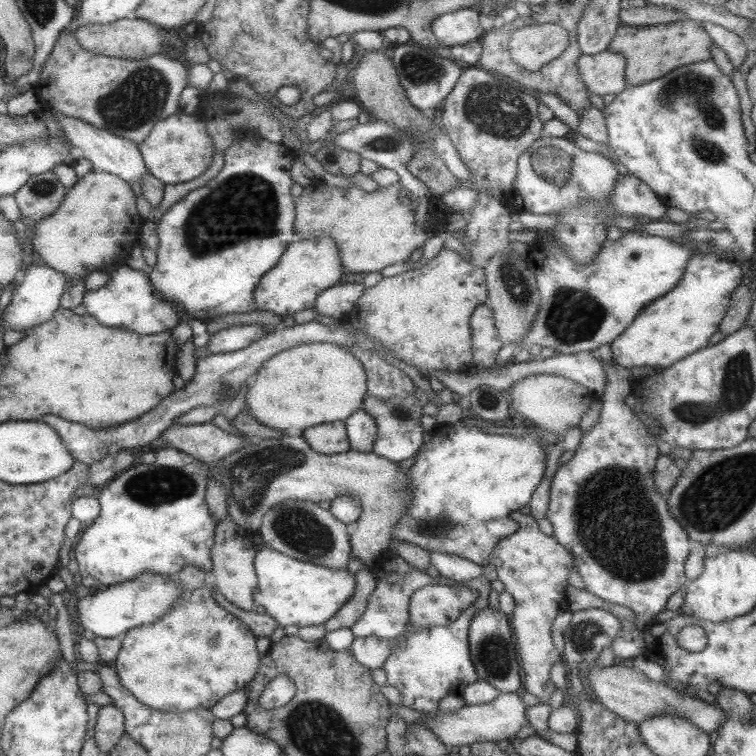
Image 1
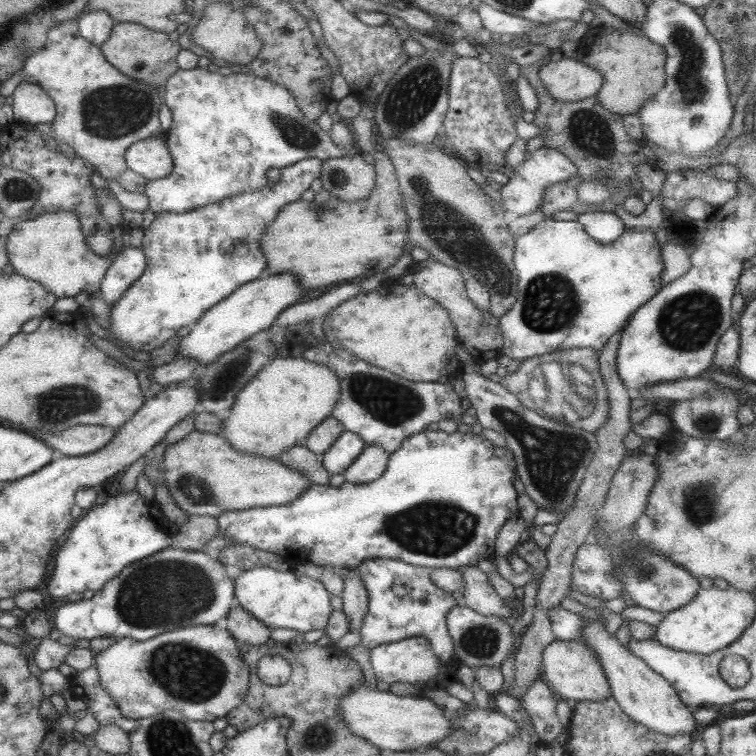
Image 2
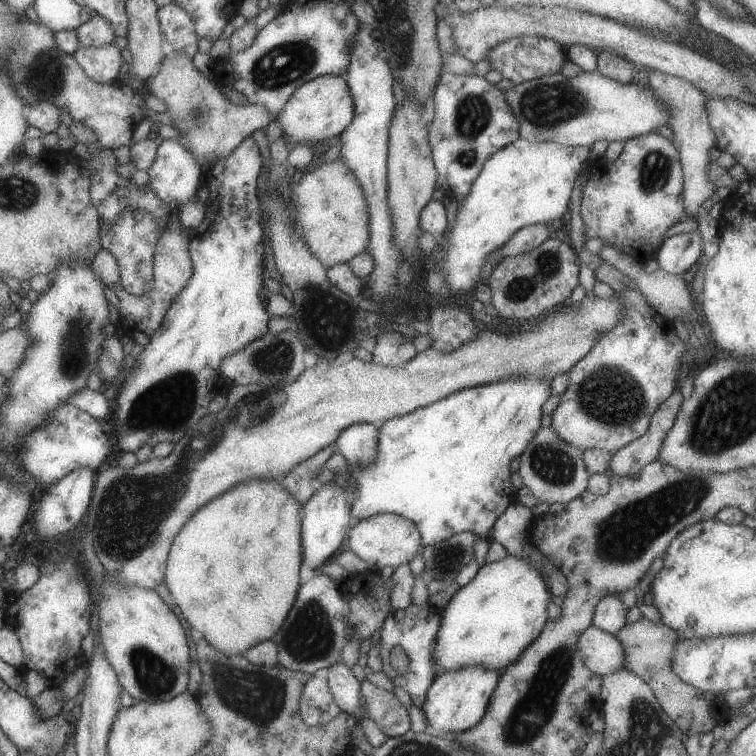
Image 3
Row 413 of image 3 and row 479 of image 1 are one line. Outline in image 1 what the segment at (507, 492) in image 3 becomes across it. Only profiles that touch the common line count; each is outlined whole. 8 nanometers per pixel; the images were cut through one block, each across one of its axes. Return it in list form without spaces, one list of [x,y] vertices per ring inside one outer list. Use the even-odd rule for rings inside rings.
[[[473,415],[458,421],[454,428],[438,430],[438,434],[416,452],[415,463],[406,473],[411,504],[394,528],[392,540],[408,542],[430,552],[454,554],[482,567],[490,563],[493,548],[511,536],[519,525],[510,514],[526,508],[532,493],[544,478],[546,452],[535,436],[514,437],[490,434],[474,425]]]

